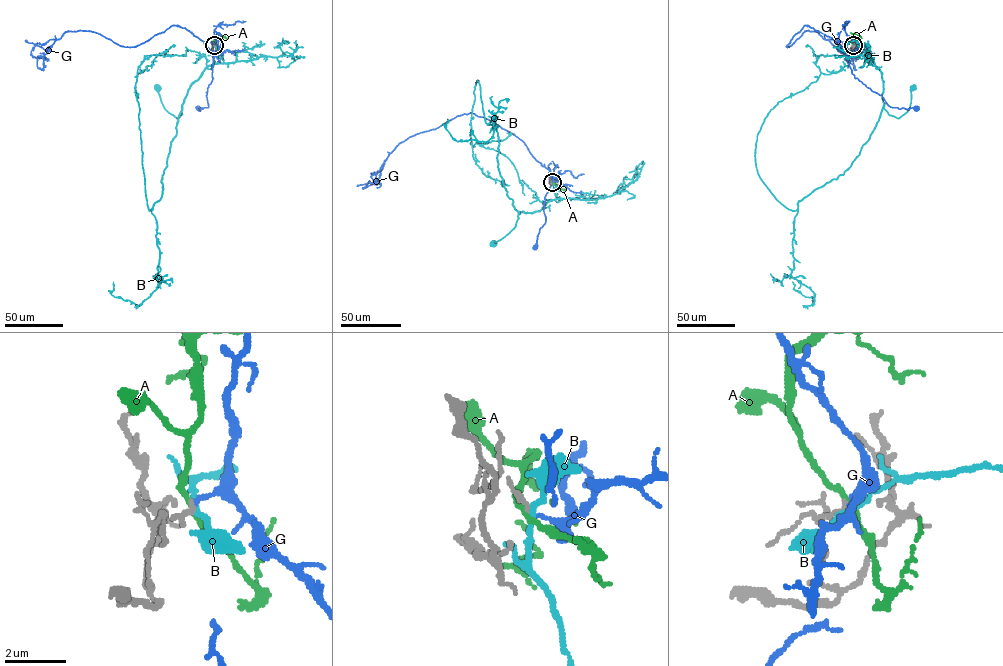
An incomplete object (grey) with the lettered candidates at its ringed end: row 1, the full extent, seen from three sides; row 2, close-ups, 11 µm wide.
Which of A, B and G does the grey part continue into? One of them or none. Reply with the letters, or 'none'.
G

